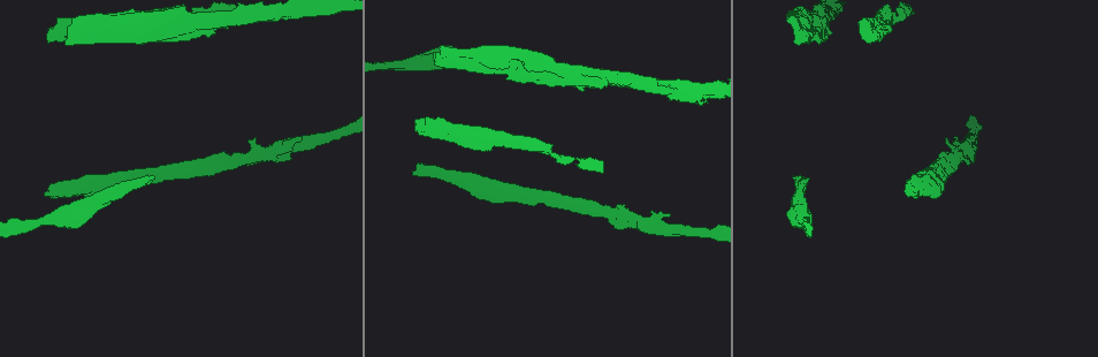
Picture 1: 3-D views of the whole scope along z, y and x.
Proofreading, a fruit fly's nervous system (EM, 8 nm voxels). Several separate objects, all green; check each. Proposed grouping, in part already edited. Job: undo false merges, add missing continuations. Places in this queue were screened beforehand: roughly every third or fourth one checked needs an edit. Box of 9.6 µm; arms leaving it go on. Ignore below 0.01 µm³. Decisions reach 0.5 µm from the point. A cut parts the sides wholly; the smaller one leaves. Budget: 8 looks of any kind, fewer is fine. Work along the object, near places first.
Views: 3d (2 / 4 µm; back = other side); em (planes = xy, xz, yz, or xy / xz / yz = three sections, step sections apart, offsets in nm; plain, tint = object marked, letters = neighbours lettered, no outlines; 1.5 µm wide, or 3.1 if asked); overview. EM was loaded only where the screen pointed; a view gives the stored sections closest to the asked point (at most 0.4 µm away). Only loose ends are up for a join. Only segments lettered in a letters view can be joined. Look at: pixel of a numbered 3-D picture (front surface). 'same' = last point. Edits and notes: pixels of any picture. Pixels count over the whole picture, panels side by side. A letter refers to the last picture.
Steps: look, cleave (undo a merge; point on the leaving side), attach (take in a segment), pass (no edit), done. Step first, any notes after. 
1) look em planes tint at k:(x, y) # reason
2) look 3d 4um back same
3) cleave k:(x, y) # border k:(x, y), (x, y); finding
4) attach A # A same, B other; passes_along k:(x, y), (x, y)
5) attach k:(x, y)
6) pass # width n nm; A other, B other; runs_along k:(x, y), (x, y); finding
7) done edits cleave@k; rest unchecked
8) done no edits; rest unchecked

look em planes plain at 1:(465, 173) # an open end

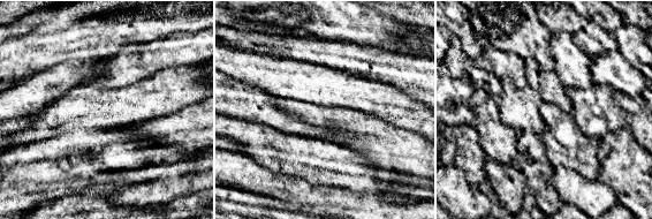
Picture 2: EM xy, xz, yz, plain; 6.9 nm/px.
look em planes letters same # what lies round it

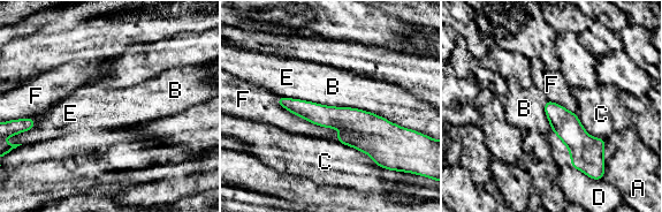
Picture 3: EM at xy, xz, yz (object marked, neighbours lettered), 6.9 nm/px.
pass # width 130 nm; A other, B other, C other, D other, E other, F other; runs_along 3:(281, 100), (372, 135), (403, 135); none of them fits

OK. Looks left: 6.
look 3d 4um at 1:(70, 30) # closes a loop

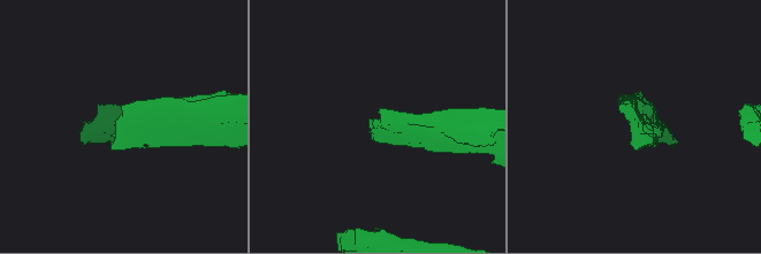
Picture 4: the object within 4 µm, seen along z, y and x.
look em xz step 8 tint at 4:(374, 123)

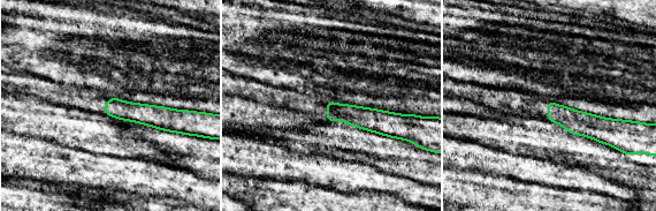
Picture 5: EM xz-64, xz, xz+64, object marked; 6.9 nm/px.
look em planes letters same

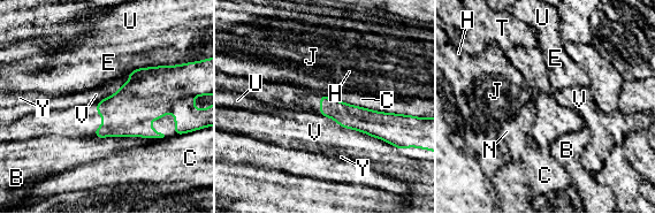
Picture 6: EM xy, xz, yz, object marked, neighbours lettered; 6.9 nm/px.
pass # width 160 nm; B other, C other, E other, H other, J other, N other, T other, U other, V other, Y other; border 6:(320, 93), (370, 109); all the same neuron

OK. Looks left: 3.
look em planes plain at 1:(152, 177) # branch stops here

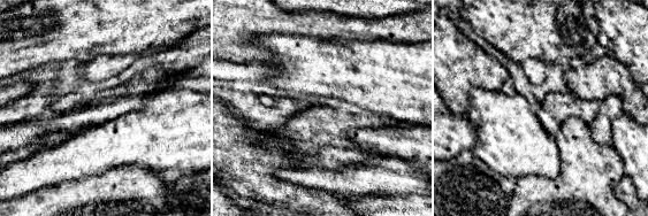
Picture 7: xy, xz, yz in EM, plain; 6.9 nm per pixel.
look em planes letters same

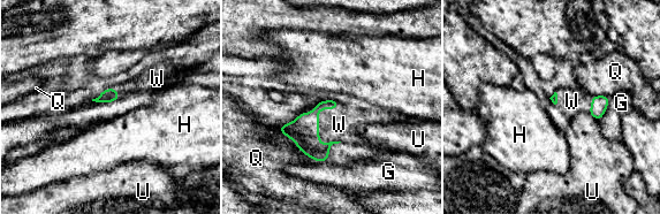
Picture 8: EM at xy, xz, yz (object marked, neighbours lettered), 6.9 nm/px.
attach W # G other, H other, Q other, U other, W same; passes_along 8:(304, 129), (318, 116), (339, 124); the neuron continues

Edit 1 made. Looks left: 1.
done edits attach@8; rest unchecked

